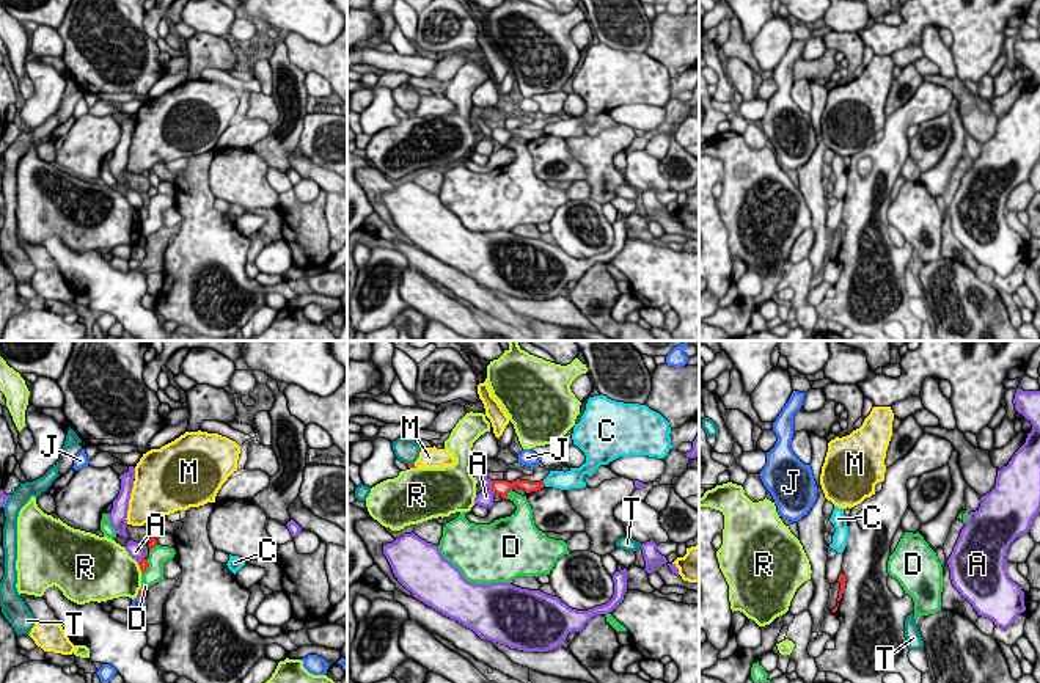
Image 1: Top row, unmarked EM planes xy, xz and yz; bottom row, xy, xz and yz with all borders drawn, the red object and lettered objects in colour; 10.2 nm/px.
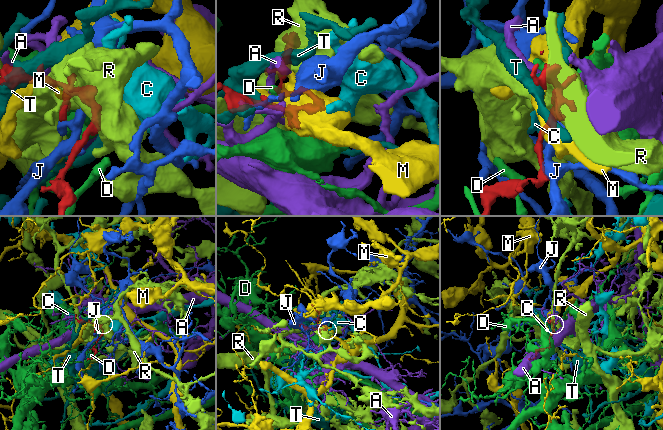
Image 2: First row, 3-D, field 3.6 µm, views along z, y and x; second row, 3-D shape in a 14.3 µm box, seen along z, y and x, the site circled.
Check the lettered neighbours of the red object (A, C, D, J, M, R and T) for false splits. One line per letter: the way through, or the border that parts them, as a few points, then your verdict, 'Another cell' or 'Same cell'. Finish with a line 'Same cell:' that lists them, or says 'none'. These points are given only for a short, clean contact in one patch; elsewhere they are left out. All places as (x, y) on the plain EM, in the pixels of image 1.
A: Another cell
C: Boundary: xz (542, 129), (545, 134). Another cell
D: Another cell
J: Another cell
M: Another cell
R: Another cell
T: Another cell
Same cell: none

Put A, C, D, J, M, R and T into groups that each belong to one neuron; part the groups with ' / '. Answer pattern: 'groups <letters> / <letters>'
groups A / C / D / J / M / R / T

